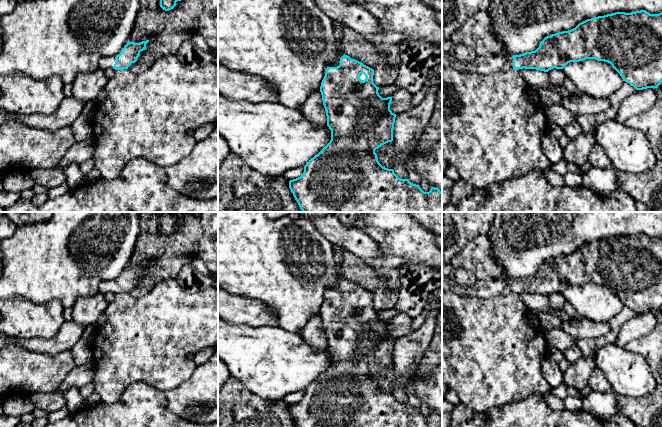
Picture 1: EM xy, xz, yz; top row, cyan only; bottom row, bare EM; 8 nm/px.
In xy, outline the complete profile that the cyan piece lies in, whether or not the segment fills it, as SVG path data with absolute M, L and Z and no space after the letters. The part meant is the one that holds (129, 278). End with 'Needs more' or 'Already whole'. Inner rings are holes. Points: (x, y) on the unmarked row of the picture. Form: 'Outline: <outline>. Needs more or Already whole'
Outline: M149 264L140 267L128 265L126 269L114 280L102 281L99 285L99 293L115 293L123 294L130 293L131 290L137 285L140 276L145 274L146 268Z. Needs more

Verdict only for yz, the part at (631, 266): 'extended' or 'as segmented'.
extended

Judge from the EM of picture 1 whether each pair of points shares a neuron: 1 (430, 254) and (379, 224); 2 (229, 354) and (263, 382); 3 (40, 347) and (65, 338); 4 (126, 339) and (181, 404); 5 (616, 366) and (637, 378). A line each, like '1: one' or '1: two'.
1: one
2: one
3: one
4: two
5: one

